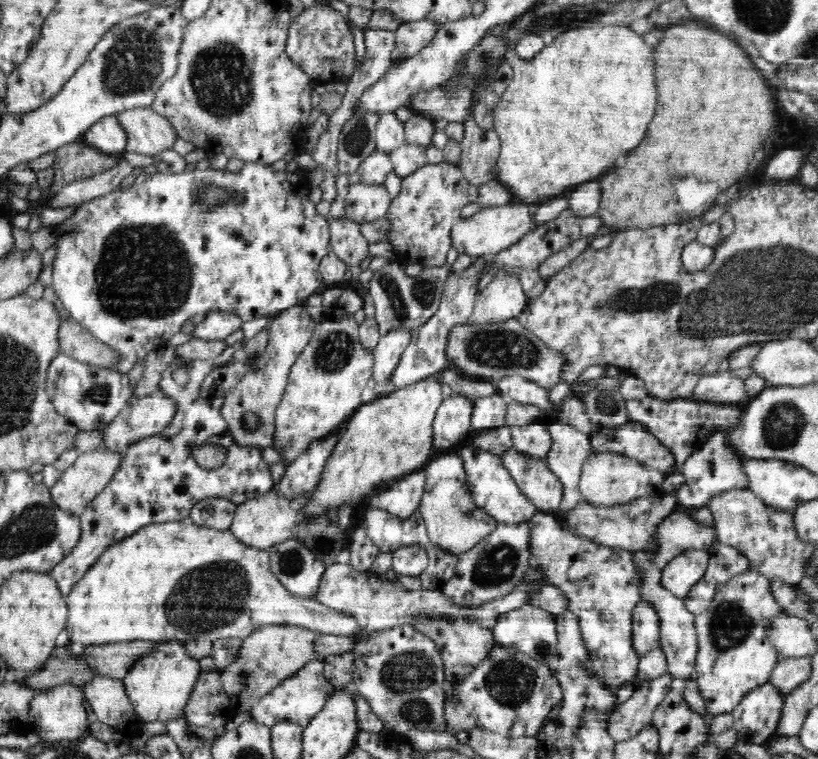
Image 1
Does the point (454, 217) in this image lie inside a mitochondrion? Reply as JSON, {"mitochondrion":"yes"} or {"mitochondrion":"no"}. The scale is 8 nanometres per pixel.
{"mitochondrion":"no"}

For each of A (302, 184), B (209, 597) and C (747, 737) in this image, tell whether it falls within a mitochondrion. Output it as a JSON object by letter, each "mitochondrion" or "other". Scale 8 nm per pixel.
{"A":"other","B":"mitochondrion","C":"other"}

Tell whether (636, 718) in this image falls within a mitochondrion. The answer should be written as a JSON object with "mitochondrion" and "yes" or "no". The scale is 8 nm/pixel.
{"mitochondrion":"no"}

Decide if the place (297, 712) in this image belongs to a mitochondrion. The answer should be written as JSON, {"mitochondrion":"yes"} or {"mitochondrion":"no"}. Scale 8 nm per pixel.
{"mitochondrion":"no"}

